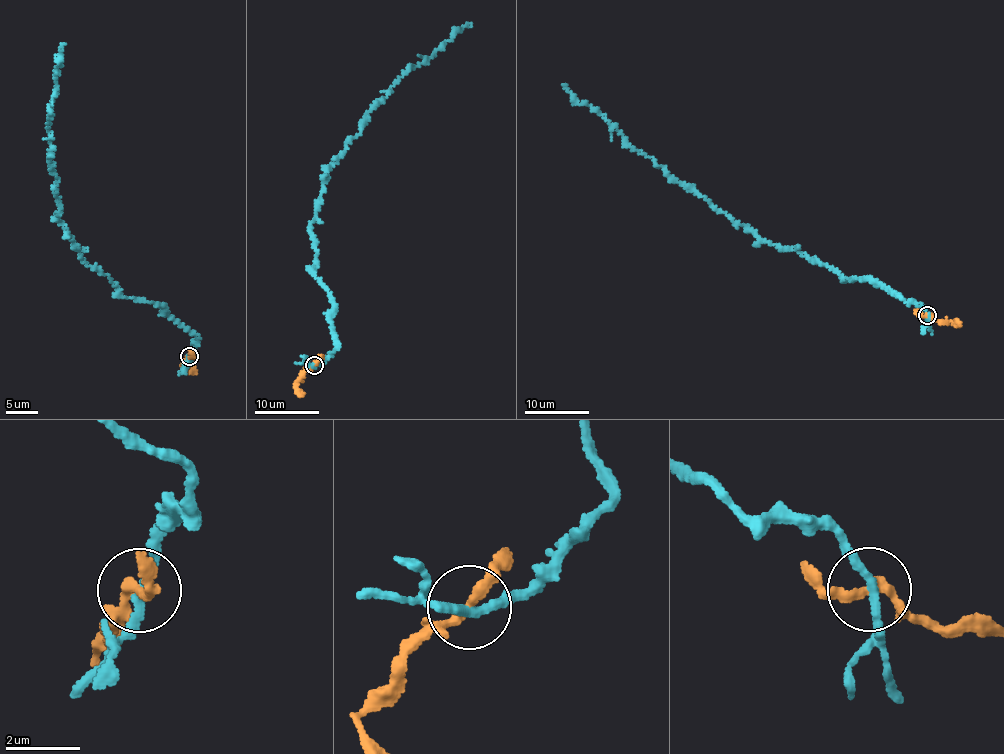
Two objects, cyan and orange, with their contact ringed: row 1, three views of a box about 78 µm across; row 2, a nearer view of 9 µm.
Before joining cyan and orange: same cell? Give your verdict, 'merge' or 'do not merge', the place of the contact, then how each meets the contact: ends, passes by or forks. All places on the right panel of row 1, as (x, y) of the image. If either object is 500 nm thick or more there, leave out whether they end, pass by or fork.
do not merge; at (927, 315); cyan passes by; orange passes by

